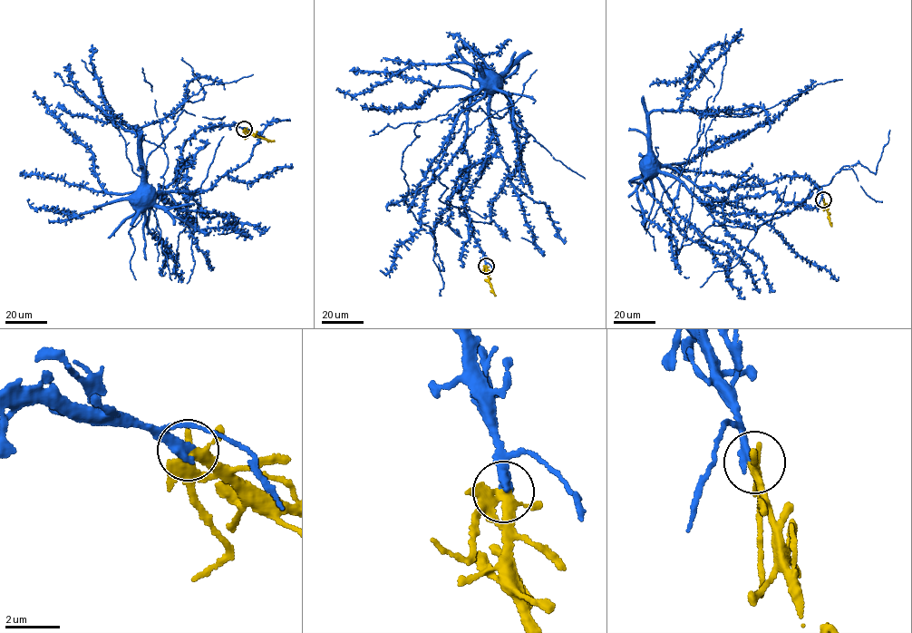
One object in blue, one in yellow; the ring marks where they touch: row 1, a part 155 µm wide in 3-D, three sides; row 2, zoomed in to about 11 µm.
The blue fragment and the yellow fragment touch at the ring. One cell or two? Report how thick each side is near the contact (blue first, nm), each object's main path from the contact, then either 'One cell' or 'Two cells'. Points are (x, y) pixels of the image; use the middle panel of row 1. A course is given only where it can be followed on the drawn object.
Thickness 400 nm (blue) against 340 nm. Course of blue: (486, 266), (460, 191), (465, 185), (469, 166), (465, 140), (471, 95), (493, 78). Course of yellow: (486, 266), (495, 296). One cell

